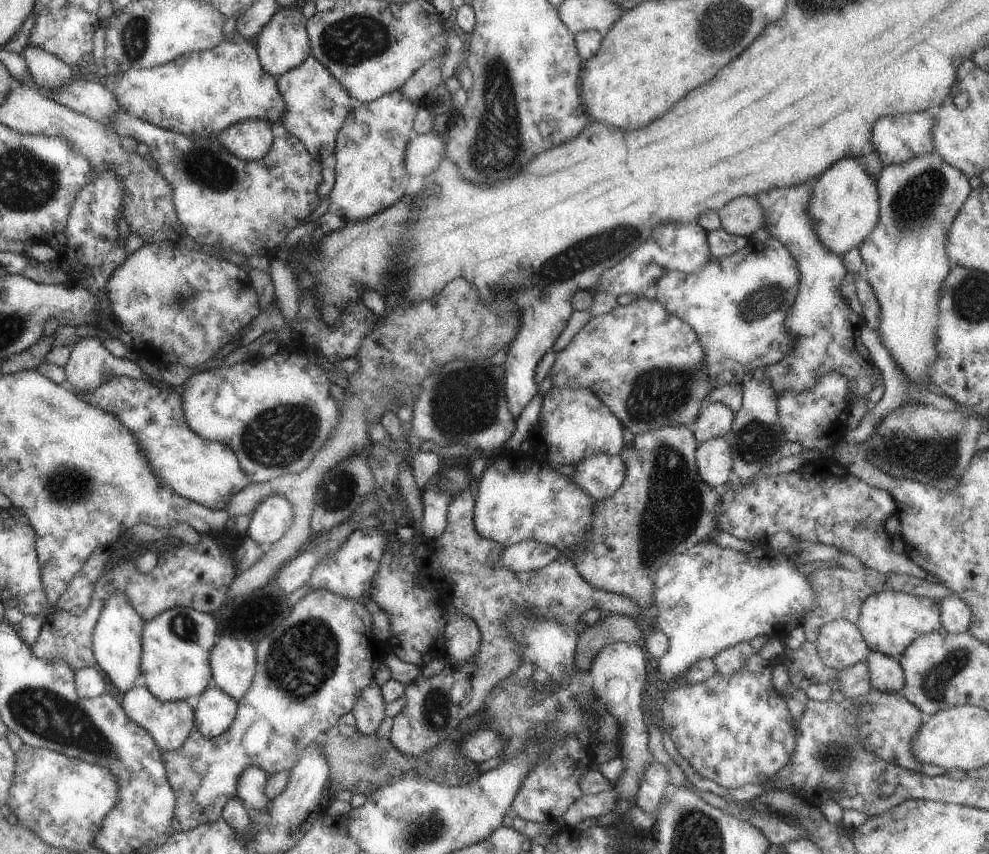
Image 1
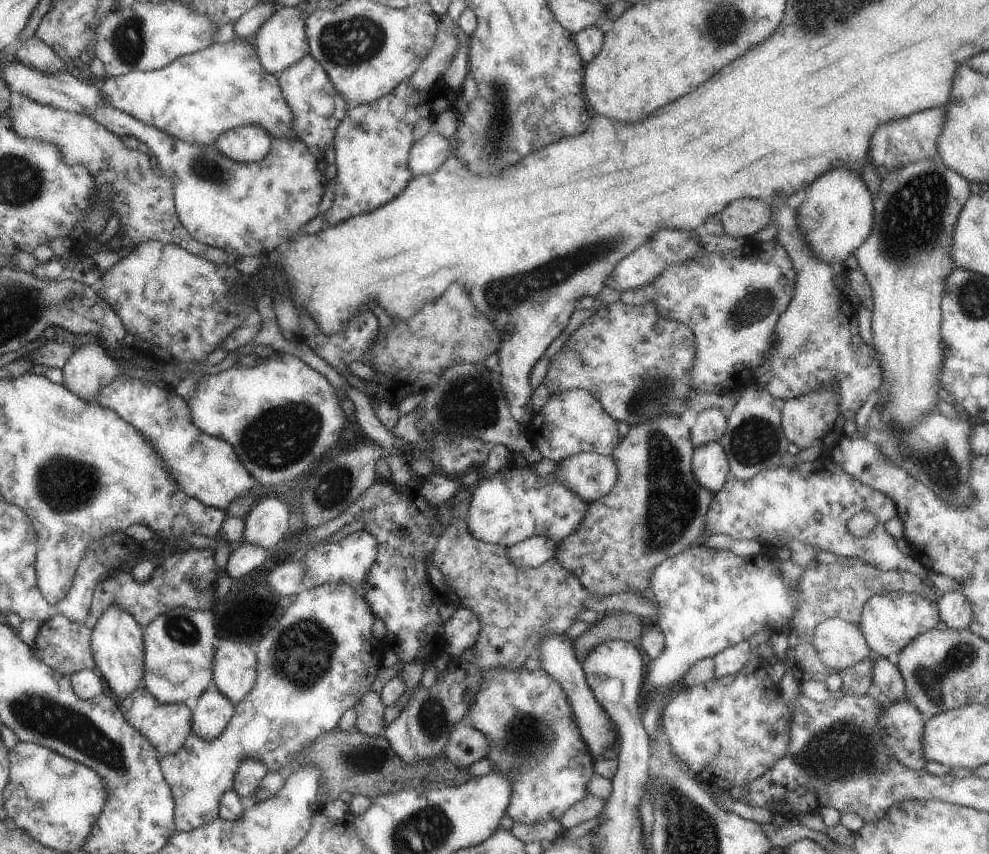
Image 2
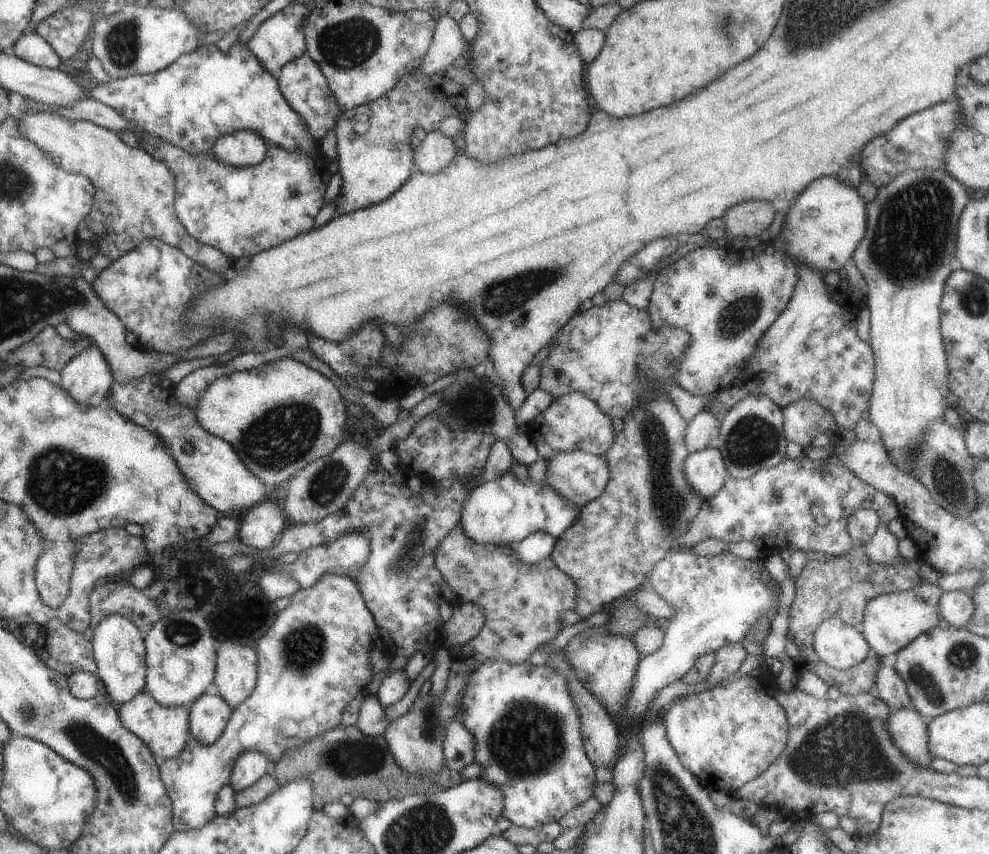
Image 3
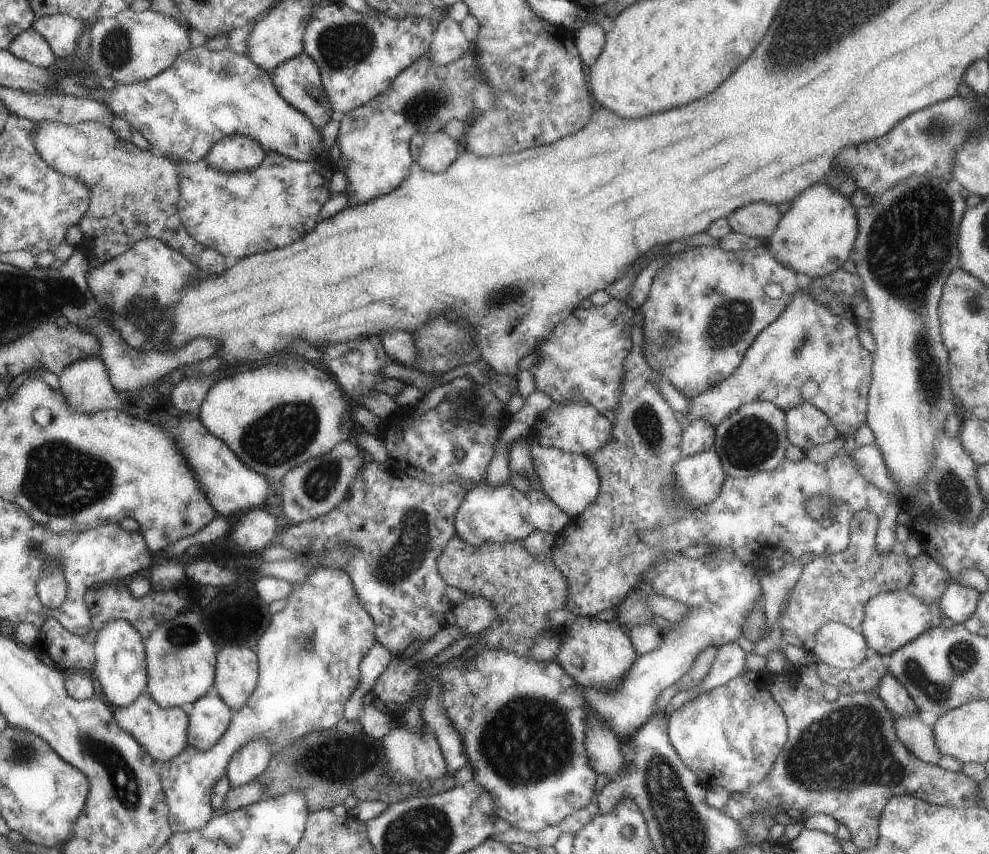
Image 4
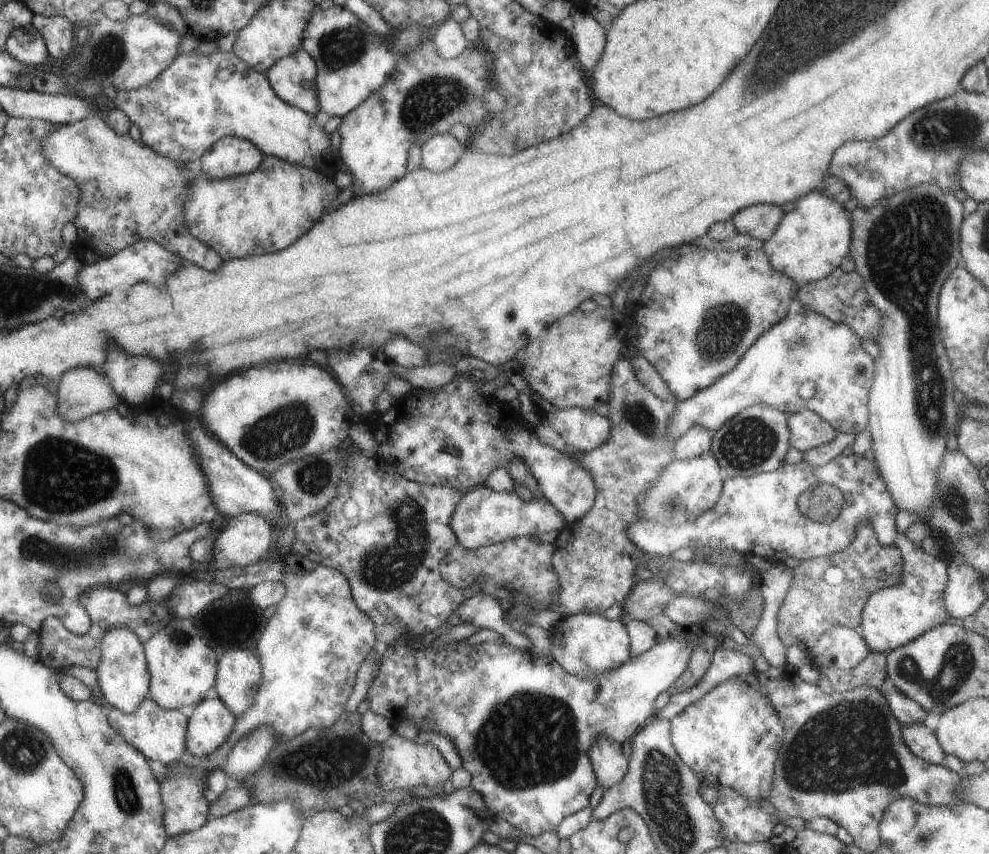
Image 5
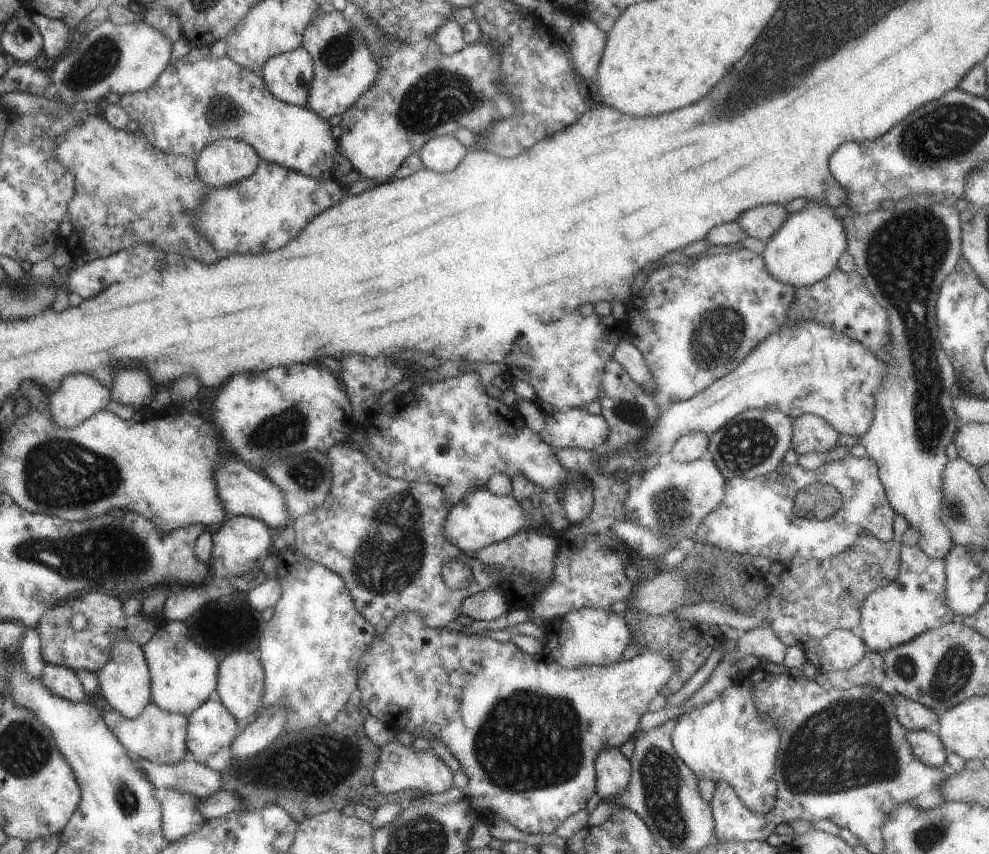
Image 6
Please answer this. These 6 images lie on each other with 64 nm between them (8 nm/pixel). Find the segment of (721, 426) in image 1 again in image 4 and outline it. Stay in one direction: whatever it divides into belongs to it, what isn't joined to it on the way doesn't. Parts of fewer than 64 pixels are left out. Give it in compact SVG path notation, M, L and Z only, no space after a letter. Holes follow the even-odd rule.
M697 418L695 422L691 422L680 433L677 446L679 446L681 458L687 458L687 456L709 449L713 444L714 434L714 426L705 422L703 418Z

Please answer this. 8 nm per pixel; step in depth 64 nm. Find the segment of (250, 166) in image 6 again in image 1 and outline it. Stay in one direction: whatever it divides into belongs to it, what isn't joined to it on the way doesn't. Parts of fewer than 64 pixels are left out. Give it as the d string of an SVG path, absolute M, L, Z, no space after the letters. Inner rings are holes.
M259 118L243 120L227 126L216 139L235 158L256 161L267 154L273 142L270 125L270 122Z

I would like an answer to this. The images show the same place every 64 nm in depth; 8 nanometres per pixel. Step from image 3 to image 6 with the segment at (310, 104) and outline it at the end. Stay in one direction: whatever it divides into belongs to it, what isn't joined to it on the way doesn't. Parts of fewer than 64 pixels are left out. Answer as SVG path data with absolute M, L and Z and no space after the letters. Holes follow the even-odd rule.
M299 46L269 58L259 72L274 99L306 108L312 68L311 56Z

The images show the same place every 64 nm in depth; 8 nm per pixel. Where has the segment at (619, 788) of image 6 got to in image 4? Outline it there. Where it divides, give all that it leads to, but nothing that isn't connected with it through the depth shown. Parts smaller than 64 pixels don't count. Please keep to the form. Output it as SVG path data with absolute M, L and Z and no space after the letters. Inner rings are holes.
M593 714L587 716L585 720L585 754L589 766L596 772L596 776L607 776L614 779L621 774L623 770L623 756L621 755L621 746L619 739L603 724L597 720Z

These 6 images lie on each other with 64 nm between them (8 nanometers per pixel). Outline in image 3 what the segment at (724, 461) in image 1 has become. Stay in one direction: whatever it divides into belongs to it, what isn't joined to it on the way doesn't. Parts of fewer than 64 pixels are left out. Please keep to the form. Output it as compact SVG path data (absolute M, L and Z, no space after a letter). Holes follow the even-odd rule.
M709 444L697 452L688 454L686 460L683 460L683 476L701 498L709 500L717 494L727 478L721 453Z

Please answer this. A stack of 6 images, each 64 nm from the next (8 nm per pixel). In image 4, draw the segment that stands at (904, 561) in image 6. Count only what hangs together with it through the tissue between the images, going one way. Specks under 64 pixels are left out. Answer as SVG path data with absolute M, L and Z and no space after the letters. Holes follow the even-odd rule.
M901 524L895 525L898 549L907 555L910 568L909 584L899 590L881 592L865 603L862 621L859 626L861 636L870 653L891 654L900 646L906 645L919 634L939 624L942 614L939 610L939 597L945 590L949 572L925 554L915 550L910 531Z

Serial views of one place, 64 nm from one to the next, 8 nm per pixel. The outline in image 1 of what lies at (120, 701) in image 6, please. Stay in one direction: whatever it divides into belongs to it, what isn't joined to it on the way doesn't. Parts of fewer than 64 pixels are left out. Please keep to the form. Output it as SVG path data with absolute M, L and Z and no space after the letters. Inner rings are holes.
M113 592L103 603L91 634L91 648L95 663L111 684L122 694L139 682L141 670L141 631L144 622L129 606L121 592Z

